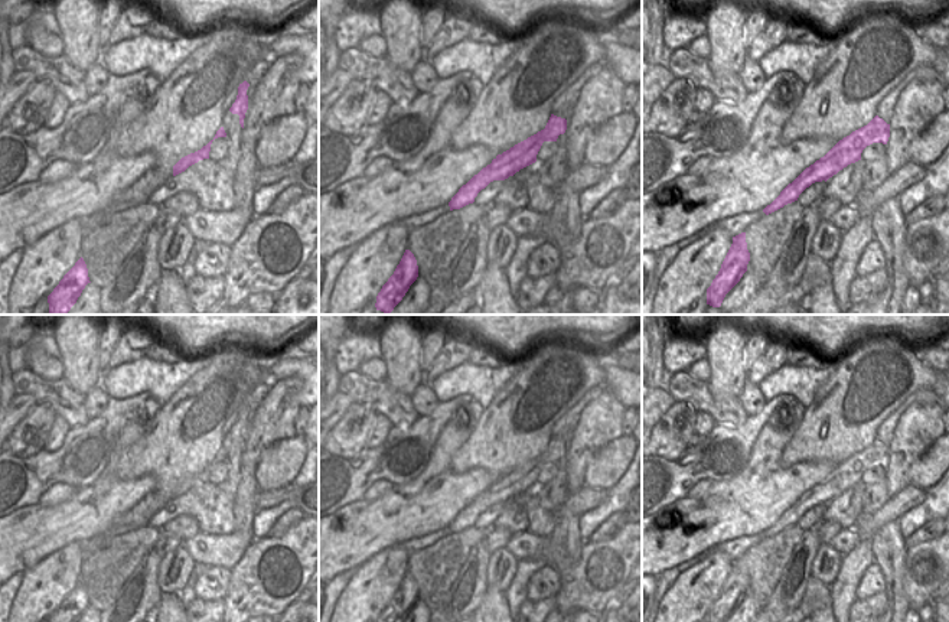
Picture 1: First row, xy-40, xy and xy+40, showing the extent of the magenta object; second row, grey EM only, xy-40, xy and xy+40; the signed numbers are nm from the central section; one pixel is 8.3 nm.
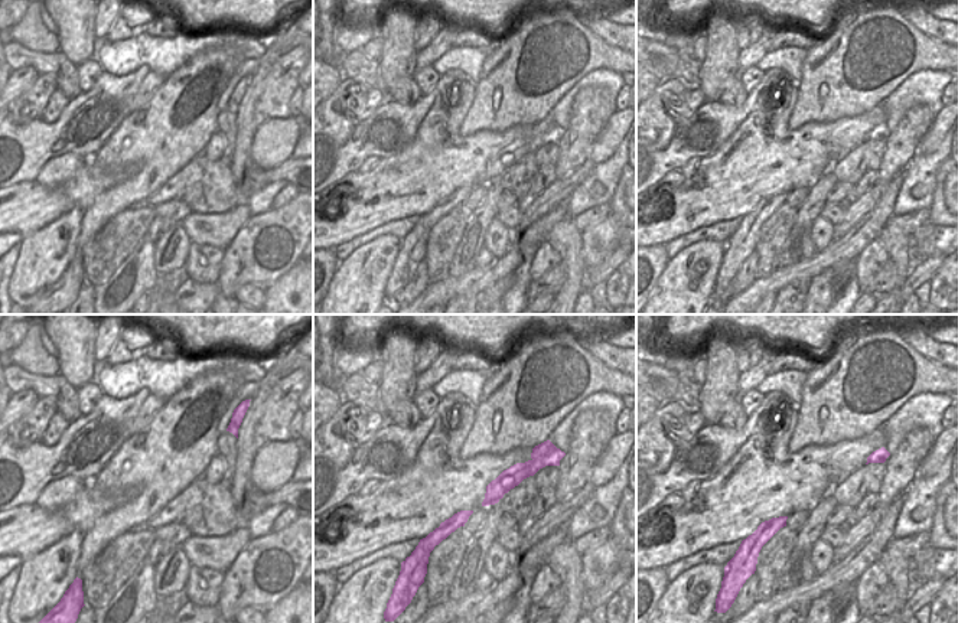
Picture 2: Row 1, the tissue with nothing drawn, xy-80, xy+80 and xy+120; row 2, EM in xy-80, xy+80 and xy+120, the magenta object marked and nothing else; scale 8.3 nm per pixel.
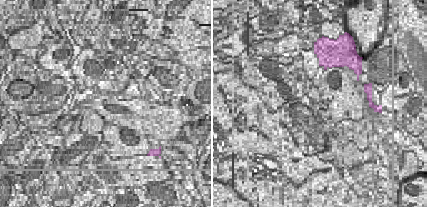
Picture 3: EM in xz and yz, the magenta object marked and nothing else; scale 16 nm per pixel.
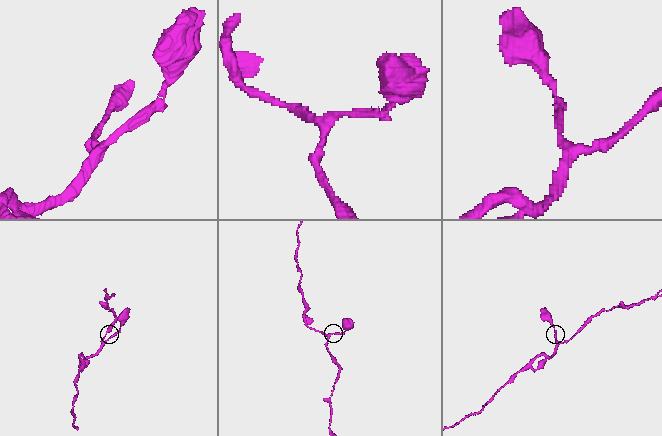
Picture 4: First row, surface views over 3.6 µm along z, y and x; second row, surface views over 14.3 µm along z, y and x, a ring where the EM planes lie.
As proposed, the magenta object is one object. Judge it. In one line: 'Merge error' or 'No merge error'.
No merge error

